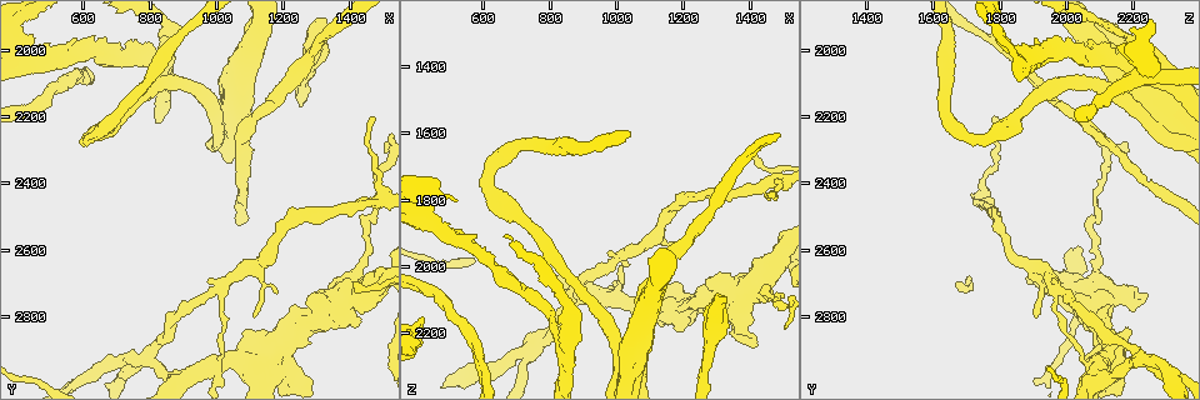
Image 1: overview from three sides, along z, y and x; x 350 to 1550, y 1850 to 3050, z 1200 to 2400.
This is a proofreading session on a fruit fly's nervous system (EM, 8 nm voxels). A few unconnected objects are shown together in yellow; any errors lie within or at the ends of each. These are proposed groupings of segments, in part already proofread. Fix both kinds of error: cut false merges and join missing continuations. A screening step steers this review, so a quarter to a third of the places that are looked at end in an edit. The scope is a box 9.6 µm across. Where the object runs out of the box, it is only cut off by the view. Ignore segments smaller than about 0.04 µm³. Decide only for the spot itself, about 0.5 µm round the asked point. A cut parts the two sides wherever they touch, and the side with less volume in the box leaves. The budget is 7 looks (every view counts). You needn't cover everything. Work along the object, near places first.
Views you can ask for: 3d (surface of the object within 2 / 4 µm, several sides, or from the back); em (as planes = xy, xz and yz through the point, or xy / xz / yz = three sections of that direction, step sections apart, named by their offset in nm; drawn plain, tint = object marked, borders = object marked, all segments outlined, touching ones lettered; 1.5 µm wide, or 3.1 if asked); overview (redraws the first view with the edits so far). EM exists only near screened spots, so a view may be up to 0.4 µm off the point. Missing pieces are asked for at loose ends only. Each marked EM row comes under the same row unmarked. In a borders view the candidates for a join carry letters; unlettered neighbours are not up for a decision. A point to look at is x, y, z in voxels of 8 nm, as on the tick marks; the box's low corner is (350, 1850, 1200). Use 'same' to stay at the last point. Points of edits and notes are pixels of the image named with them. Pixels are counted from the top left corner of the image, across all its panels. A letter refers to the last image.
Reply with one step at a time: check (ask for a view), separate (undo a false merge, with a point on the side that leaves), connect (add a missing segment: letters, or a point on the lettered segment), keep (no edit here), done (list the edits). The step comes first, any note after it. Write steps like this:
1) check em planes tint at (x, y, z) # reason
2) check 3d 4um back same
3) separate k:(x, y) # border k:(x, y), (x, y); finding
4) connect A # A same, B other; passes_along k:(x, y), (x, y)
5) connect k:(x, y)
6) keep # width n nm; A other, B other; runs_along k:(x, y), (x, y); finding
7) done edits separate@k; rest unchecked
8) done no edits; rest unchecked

check 3d 2um at (450, 1990, 1840) # tapers out

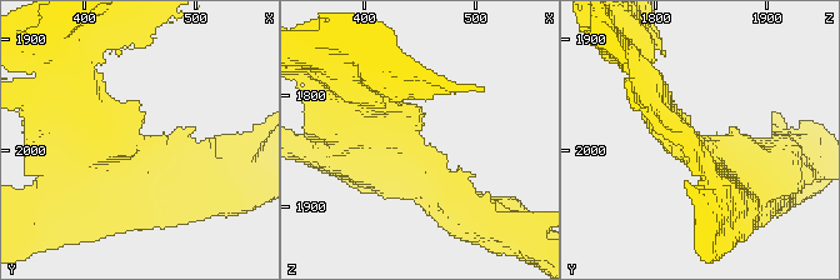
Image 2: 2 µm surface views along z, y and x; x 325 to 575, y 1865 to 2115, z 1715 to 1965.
check em yz step 8 tint at (462, 1992, 1846)

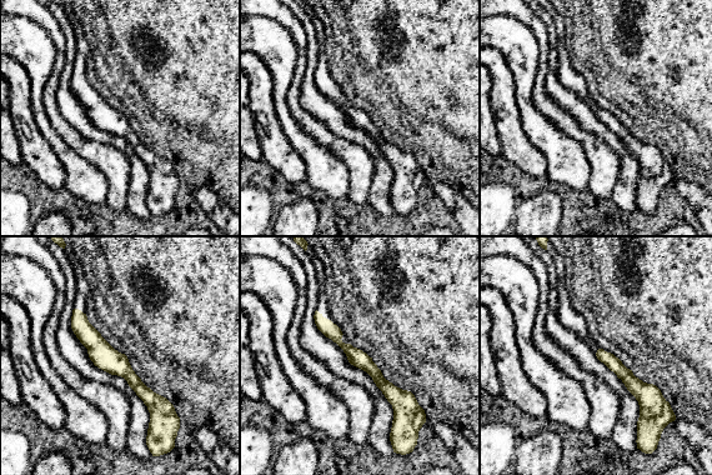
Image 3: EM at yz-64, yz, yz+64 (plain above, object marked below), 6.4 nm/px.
check em yz step 8 borders same

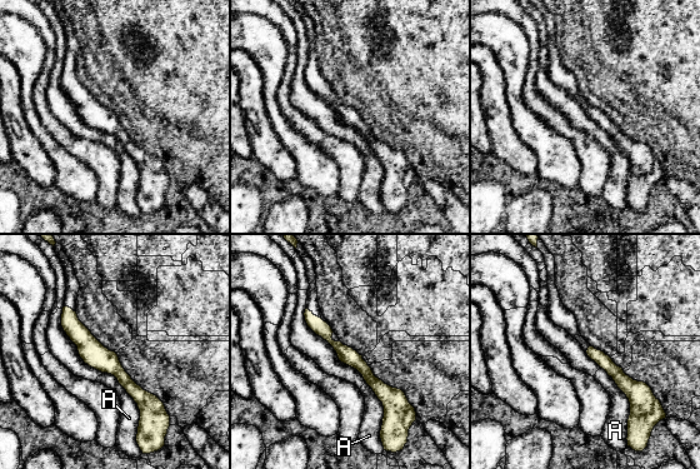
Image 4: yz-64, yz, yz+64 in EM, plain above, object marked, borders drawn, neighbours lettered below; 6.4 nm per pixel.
keep # width 90 nm; A other; runs_along 4:(65, 310), (144, 400), (144, 415); none of them fits

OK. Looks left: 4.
check em xy step 8 tint at (740, 1980, 2060) # branch stops here

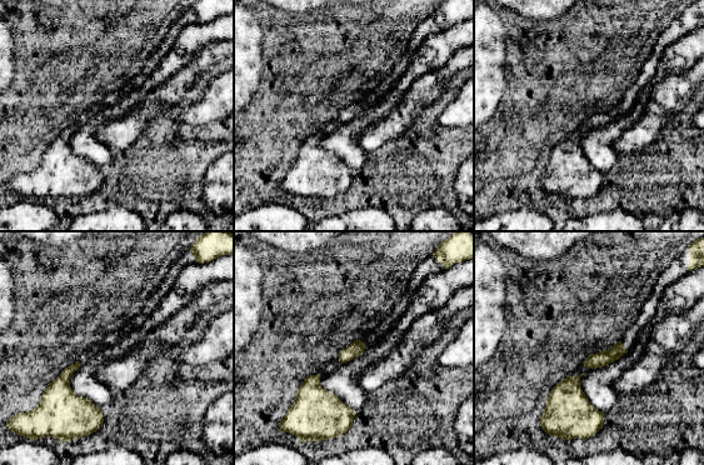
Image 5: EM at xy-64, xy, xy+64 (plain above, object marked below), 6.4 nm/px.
check em planes borders same # cut it another way

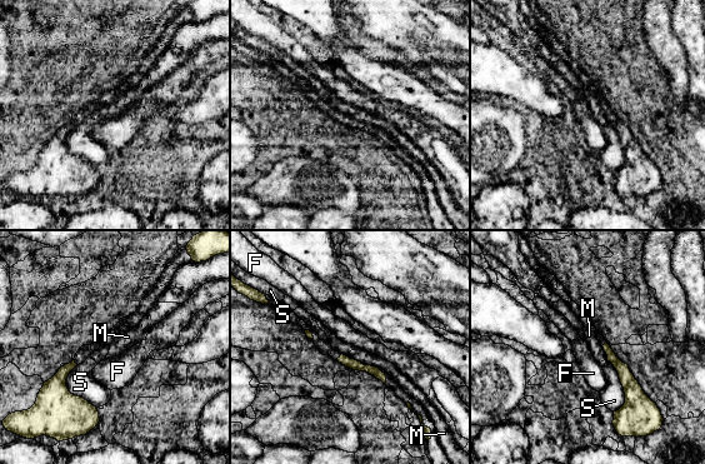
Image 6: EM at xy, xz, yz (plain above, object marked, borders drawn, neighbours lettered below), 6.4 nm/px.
keep # longest_contact S 360 nm; F other, M other, S other; border 6:(368, 364), (375, 365), (379, 369); none of them fits

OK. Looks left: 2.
check em yz step 4 tint at (830, 2080, 2260) # arms part here

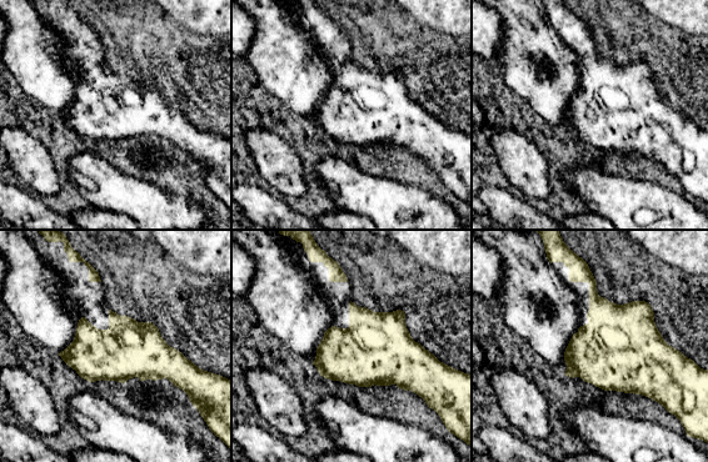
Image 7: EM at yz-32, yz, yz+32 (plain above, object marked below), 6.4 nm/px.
check em planes borders same

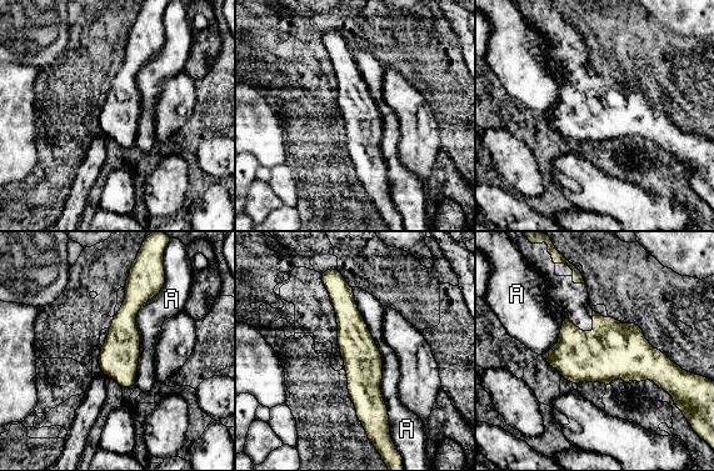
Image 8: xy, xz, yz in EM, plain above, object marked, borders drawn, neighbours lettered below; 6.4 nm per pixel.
keep # A other; runs_along 8:(341, 287), (374, 434); all the same cell

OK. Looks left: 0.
done no edits; rest unchecked

